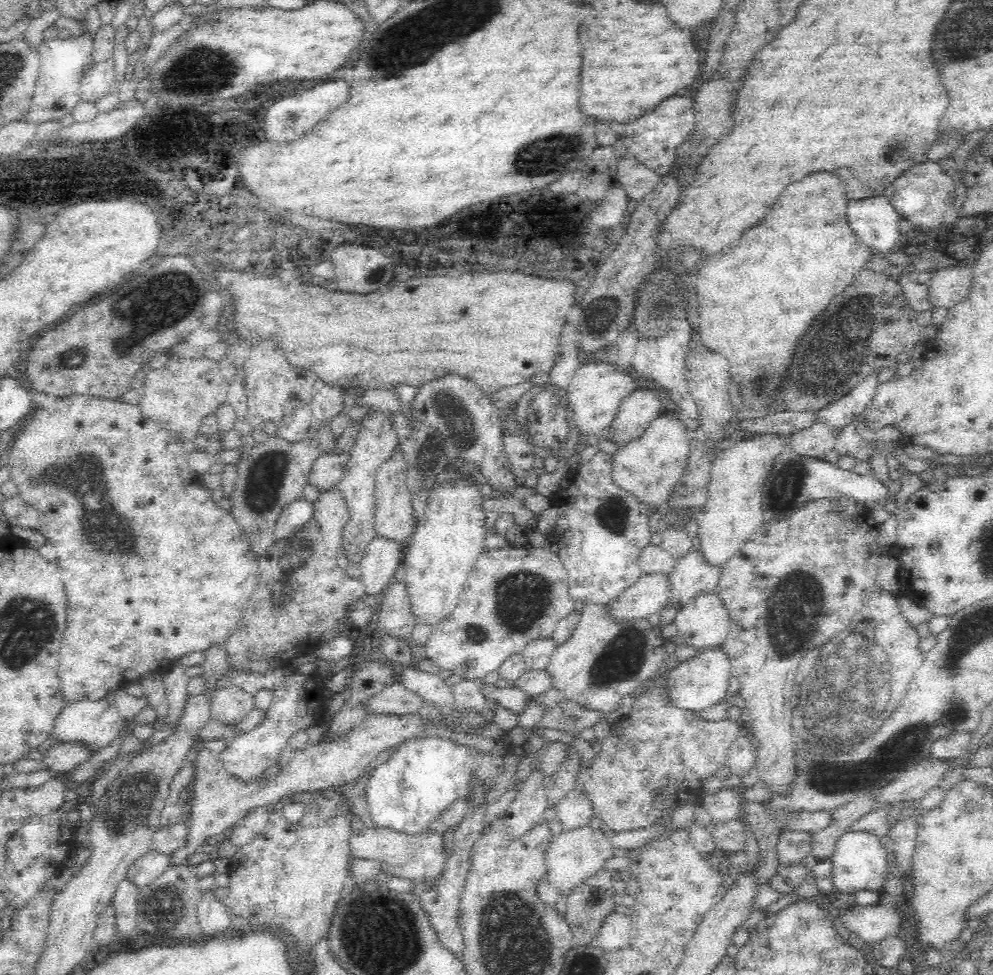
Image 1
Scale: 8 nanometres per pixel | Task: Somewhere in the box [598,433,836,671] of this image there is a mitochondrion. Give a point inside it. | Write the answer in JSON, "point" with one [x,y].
{"point":[797,598]}

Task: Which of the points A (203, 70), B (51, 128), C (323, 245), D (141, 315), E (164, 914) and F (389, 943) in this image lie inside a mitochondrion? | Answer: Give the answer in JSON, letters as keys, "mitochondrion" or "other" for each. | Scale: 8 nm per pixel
{"A":"mitochondrion","B":"other","C":"other","D":"mitochondrion","E":"mitochondrion","F":"mitochondrion"}

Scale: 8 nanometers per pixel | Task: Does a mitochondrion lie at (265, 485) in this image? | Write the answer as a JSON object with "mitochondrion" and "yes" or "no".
{"mitochondrion":"yes"}

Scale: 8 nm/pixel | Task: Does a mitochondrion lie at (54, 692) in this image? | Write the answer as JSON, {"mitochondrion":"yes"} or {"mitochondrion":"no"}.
{"mitochondrion":"no"}

